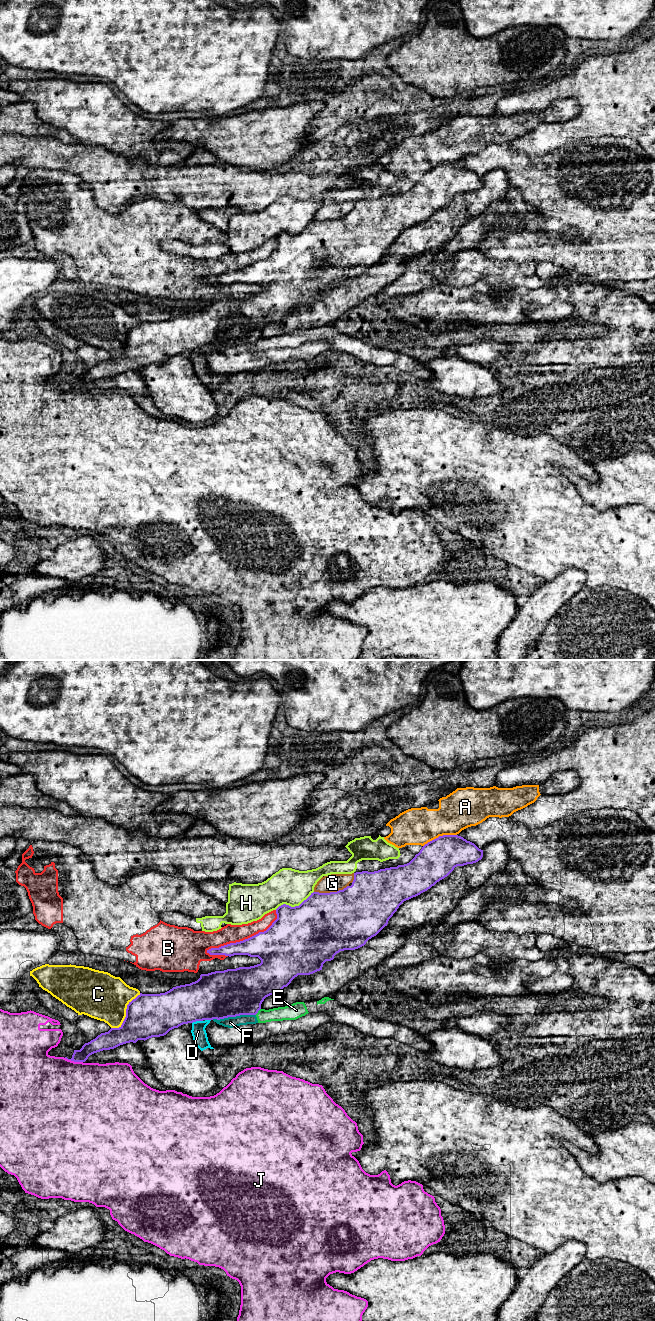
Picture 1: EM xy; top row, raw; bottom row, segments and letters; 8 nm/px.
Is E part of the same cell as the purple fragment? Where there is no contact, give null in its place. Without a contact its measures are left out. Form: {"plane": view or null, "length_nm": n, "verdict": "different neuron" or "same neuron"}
{"plane": "xy", "length_nm": 70, "verdict": "different neuron"}

